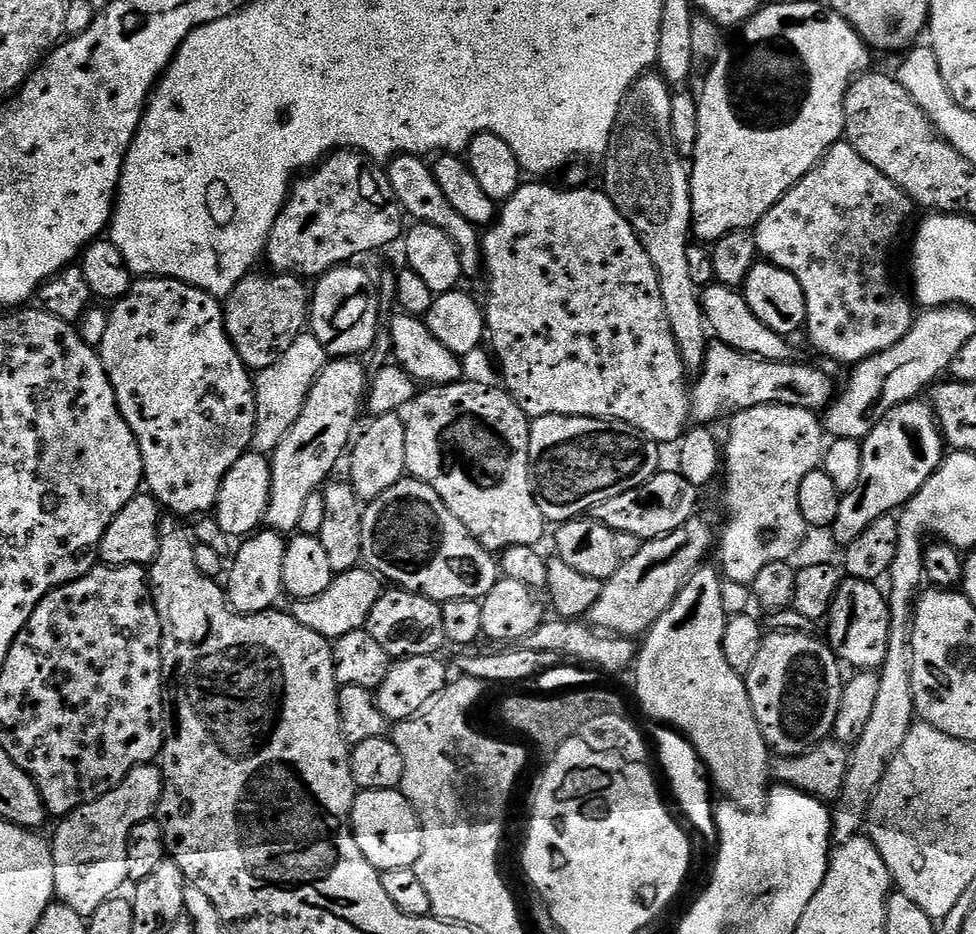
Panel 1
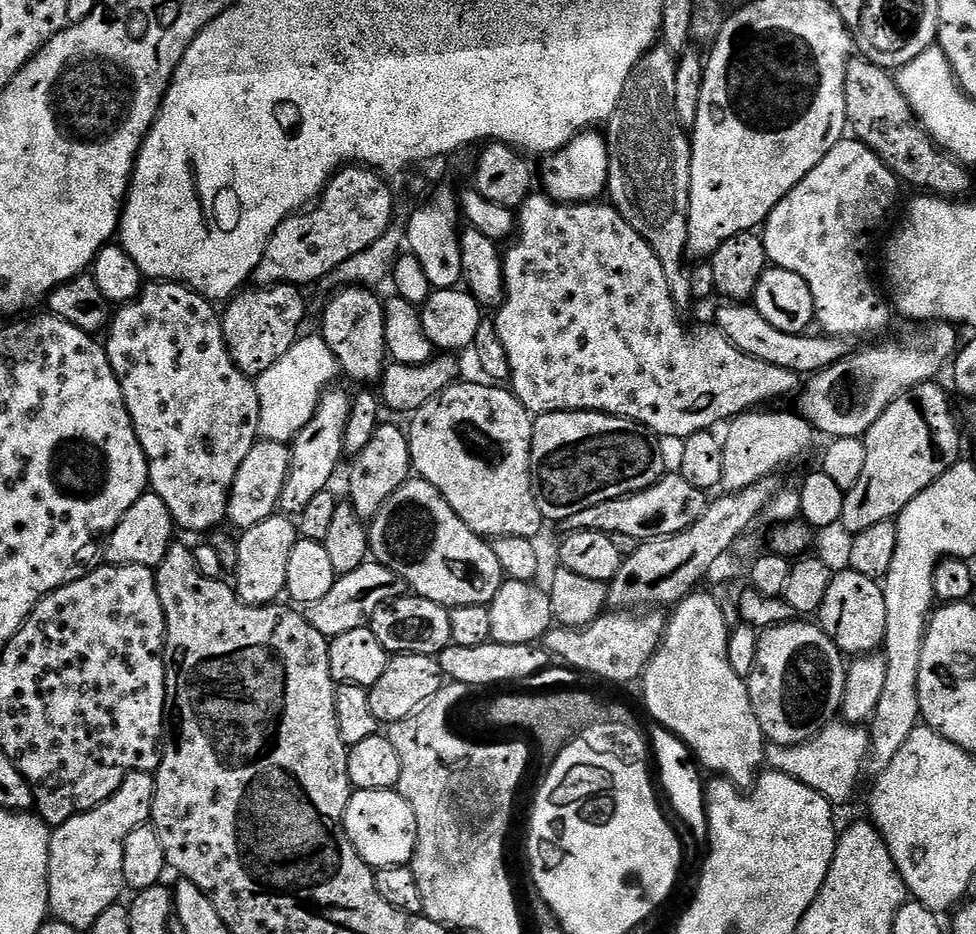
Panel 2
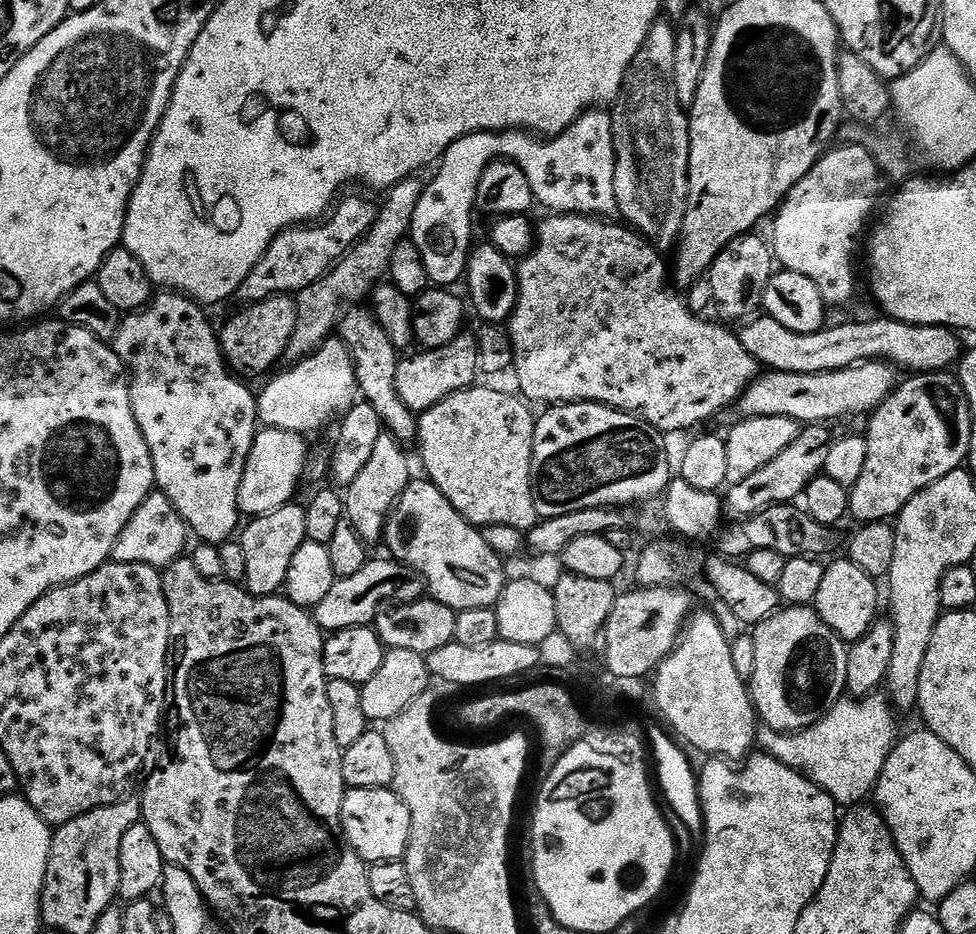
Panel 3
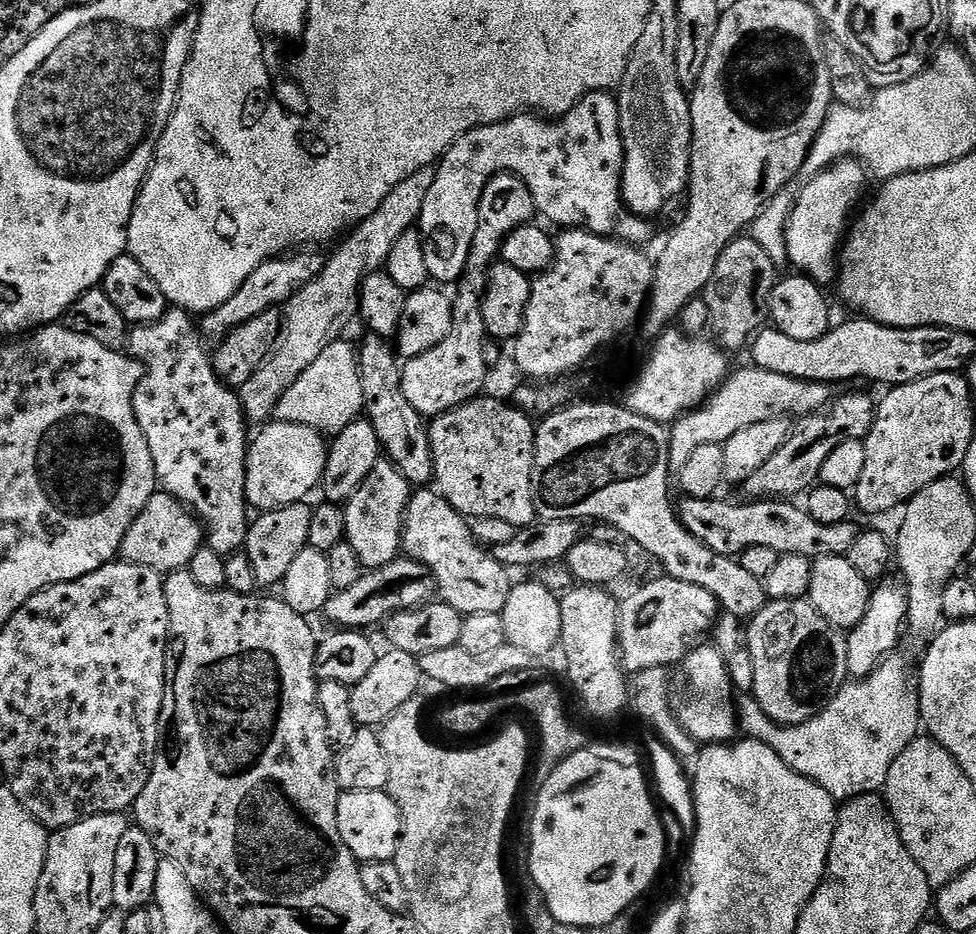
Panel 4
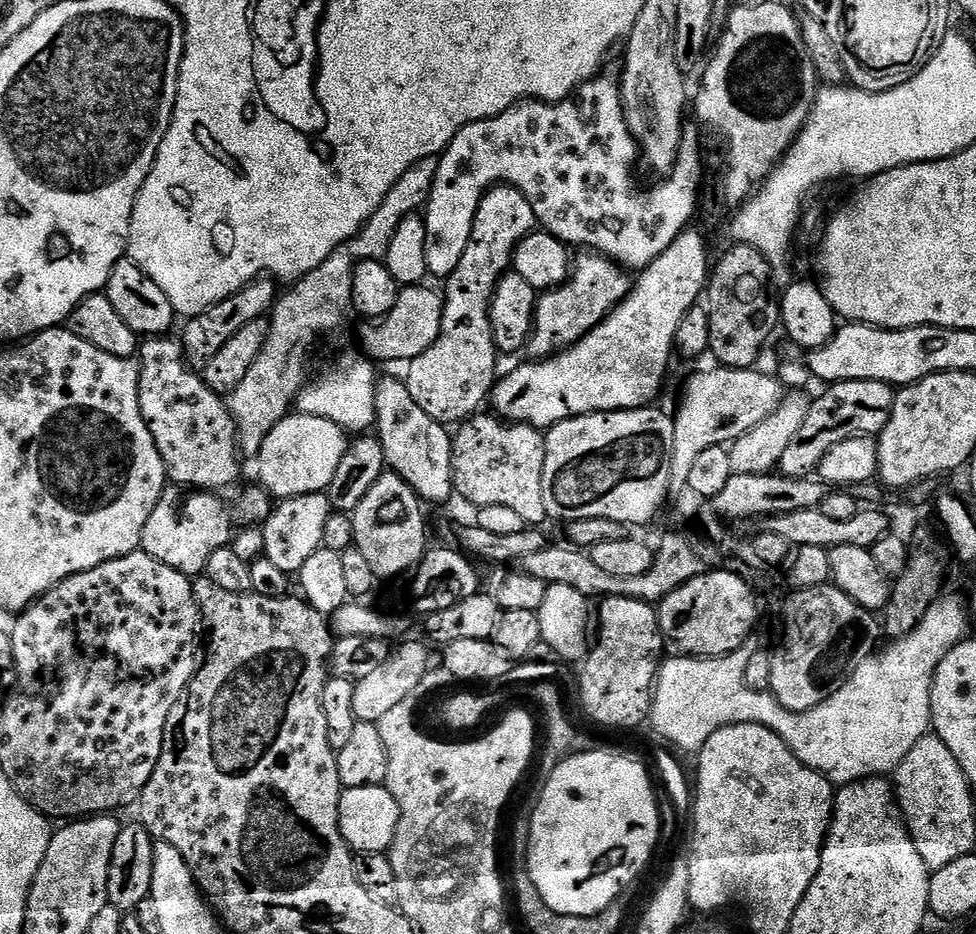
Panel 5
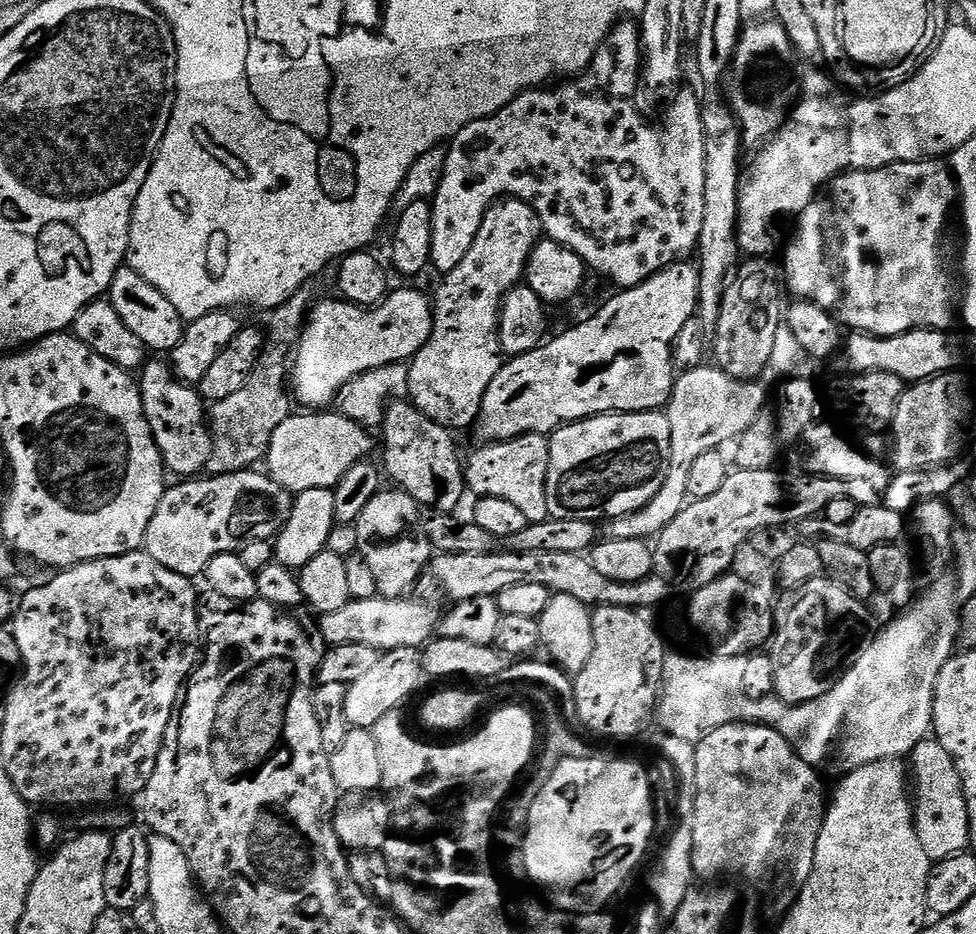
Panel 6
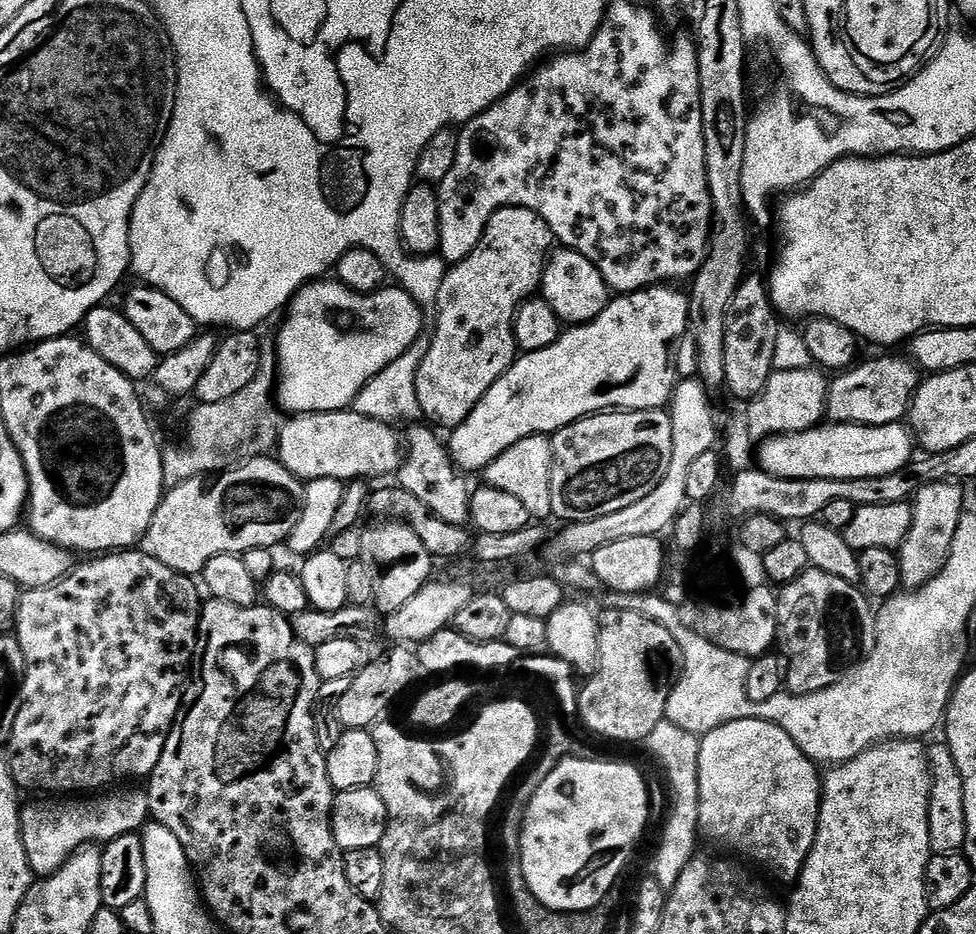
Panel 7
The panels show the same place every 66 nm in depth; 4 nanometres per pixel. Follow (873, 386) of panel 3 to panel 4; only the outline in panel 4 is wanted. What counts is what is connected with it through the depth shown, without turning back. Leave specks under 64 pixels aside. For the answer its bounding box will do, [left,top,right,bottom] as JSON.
[670,366,830,454]

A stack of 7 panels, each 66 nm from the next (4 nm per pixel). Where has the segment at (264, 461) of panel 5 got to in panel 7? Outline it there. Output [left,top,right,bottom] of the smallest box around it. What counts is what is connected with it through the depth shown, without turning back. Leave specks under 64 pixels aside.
[278,410,402,482]

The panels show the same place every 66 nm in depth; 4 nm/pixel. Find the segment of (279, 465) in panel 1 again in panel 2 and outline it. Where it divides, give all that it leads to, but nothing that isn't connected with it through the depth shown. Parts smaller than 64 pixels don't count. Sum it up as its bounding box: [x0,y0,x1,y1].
[279,391,350,513]

